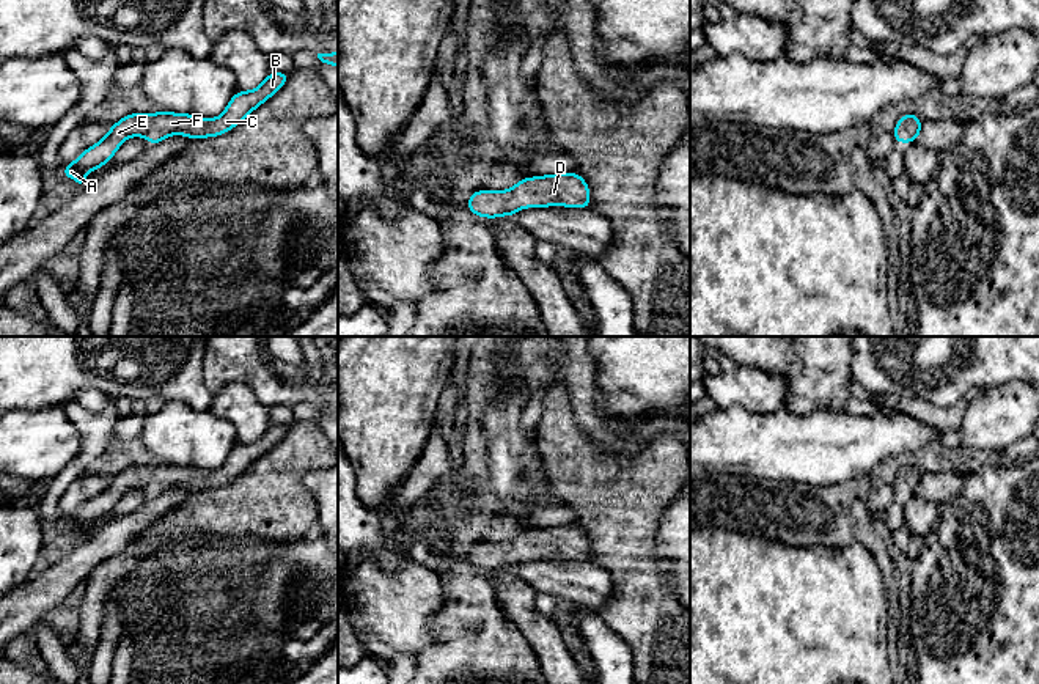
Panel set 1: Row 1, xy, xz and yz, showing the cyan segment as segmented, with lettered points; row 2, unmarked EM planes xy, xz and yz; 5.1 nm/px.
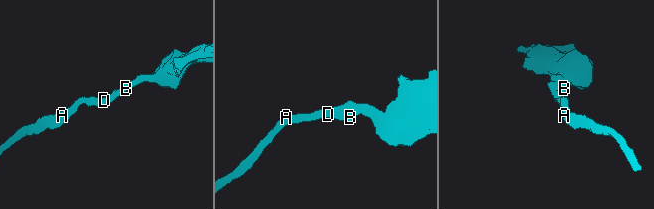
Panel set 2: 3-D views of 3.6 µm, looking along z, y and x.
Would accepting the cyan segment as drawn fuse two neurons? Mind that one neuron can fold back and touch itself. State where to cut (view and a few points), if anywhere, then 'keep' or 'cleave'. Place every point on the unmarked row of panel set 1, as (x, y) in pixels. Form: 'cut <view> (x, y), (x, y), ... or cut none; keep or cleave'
cut none; keep

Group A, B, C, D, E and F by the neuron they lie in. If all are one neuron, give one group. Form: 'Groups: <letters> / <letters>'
Groups: A B C D E F

